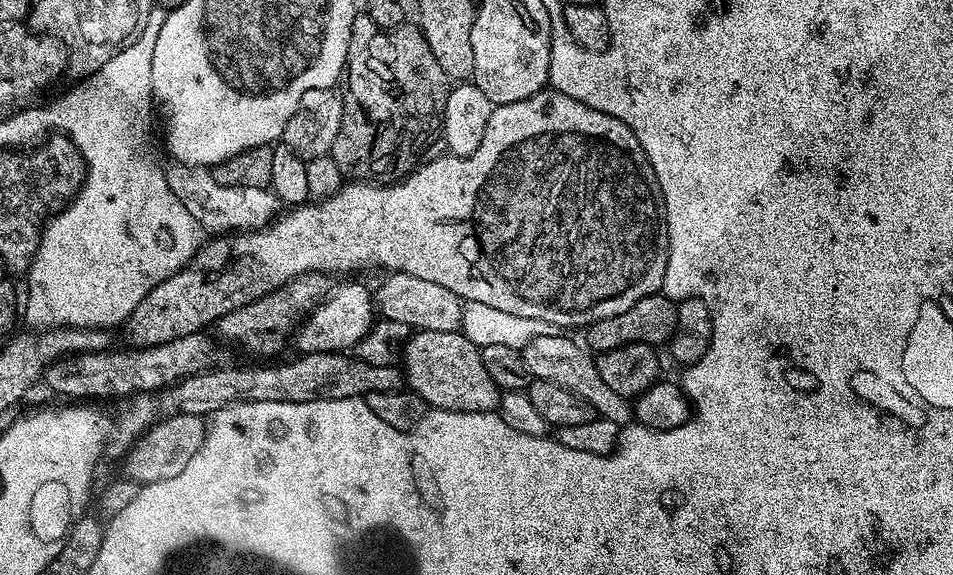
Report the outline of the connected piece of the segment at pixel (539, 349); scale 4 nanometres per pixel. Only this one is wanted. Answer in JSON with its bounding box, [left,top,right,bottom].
[522,334,634,426]

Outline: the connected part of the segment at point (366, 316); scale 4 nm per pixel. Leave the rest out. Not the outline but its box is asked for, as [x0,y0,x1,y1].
[294,284,374,353]

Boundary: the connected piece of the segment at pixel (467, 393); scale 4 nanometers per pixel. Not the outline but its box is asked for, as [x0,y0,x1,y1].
[402,330,498,412]

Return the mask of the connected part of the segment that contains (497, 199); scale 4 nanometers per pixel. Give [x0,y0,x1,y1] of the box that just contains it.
[126,90,668,346]

